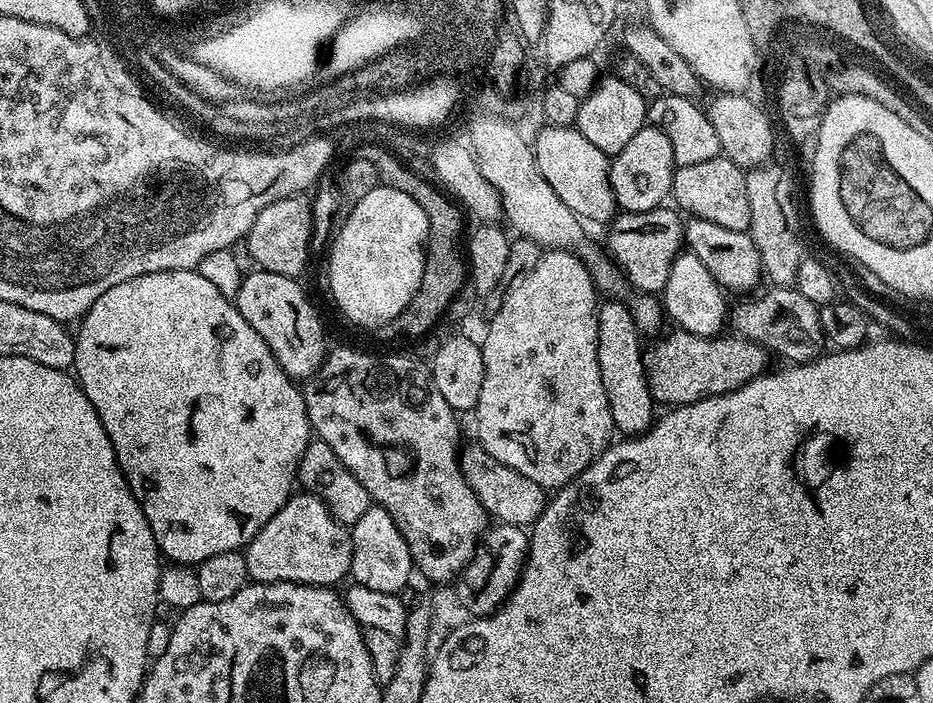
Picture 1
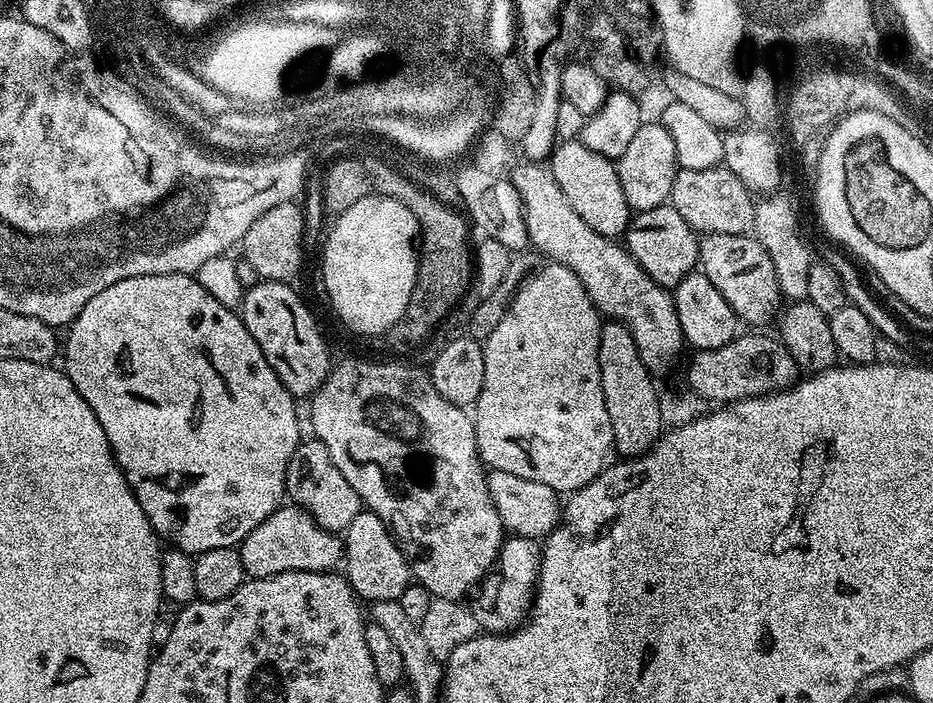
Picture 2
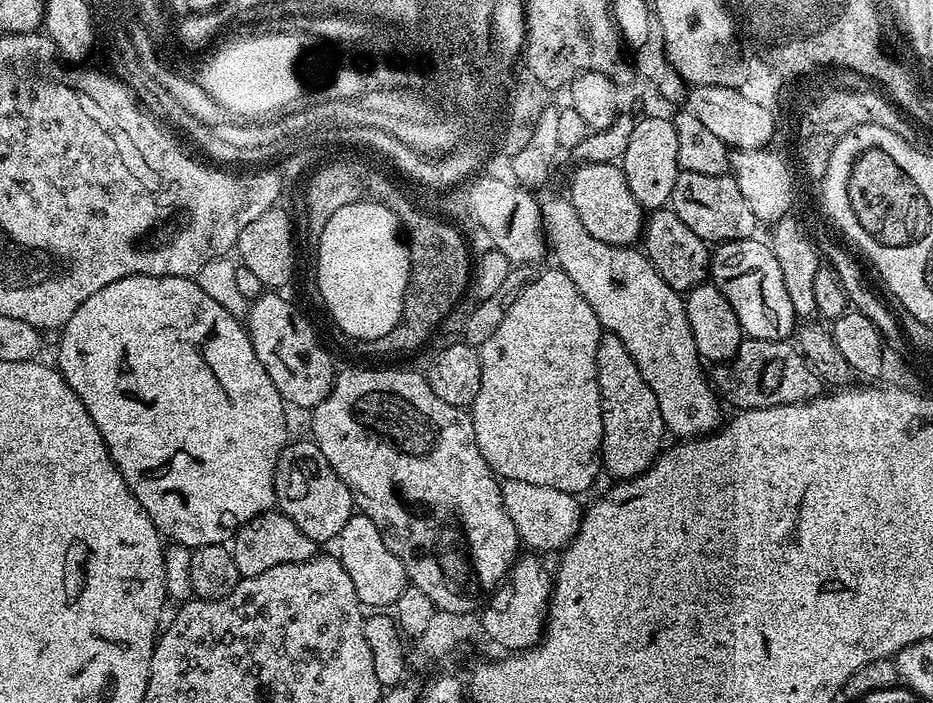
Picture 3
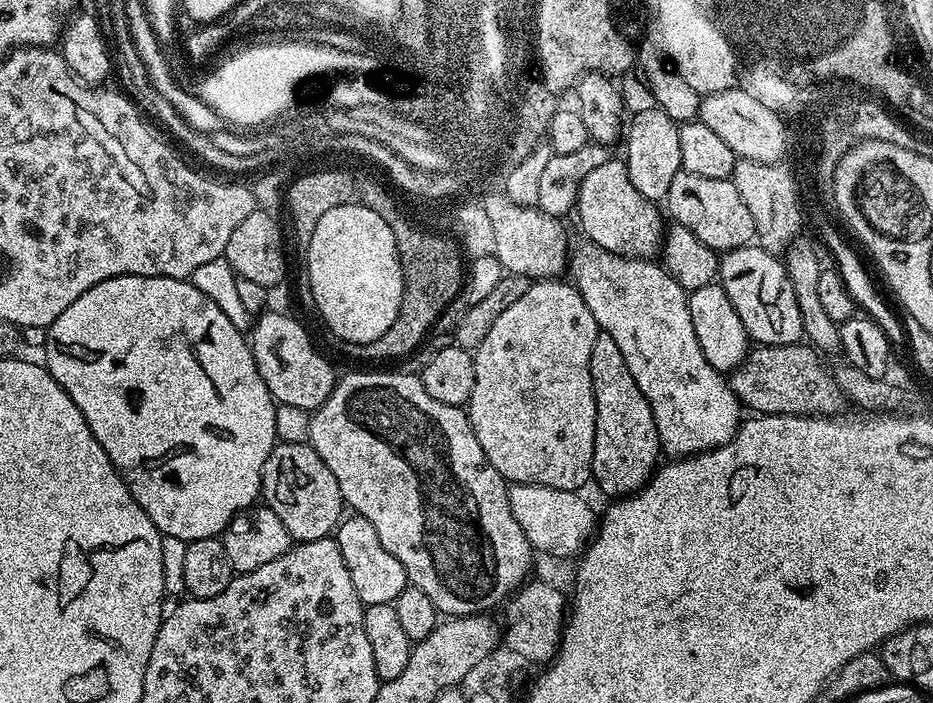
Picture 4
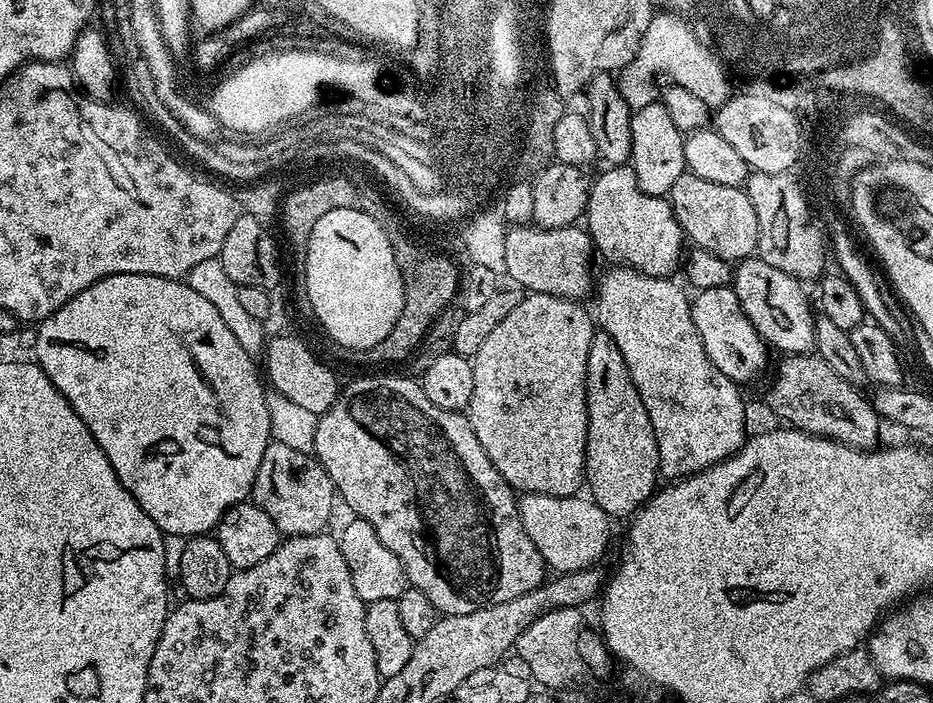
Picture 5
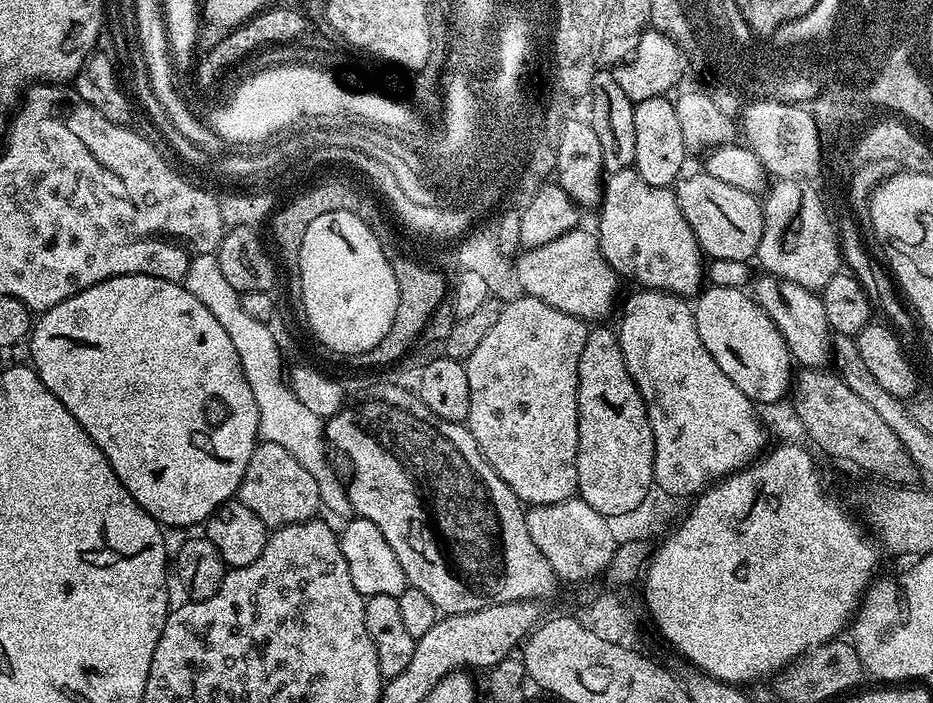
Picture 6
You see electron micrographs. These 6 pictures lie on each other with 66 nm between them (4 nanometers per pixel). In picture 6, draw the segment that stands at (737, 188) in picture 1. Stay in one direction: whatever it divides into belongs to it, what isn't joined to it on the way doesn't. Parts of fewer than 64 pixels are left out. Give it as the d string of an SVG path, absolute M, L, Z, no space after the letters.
M697 170L693 176L688 175L681 175L674 191L690 230L694 230L694 238L700 243L700 251L712 260L734 258L751 261L762 242L764 209L761 201L751 192L738 190L718 178L710 178L706 171Z

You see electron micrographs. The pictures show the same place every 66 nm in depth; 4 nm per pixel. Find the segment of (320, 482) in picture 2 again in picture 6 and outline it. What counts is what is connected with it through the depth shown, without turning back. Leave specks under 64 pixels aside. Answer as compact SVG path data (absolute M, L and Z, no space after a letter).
M278 442L257 443L254 454L250 456L250 466L246 466L246 474L240 483L238 498L248 509L254 510L258 518L262 518L269 530L311 520L322 508L314 474L310 474L294 454L278 446Z

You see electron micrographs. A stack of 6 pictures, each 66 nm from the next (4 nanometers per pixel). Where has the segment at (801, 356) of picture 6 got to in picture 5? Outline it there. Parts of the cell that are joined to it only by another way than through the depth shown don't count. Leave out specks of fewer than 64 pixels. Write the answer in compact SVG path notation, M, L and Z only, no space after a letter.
M759 256L739 261L733 269L732 289L751 324L766 344L785 355L807 355L815 347L813 322L816 314L804 288L801 281L775 269Z

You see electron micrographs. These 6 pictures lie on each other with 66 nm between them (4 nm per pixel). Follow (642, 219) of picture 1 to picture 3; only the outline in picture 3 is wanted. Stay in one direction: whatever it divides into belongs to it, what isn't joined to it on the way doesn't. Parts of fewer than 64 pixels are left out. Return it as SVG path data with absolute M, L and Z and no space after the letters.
M671 207L657 208L647 217L642 233L642 251L658 270L660 277L678 293L686 294L691 288L705 283L709 279L710 248Z

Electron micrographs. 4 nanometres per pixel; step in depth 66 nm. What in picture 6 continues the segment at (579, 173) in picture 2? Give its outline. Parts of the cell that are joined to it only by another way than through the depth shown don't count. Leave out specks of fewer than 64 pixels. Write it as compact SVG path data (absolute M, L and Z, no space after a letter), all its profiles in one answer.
M635 167L618 170L604 181L604 199L600 202L598 215L600 249L617 277L624 279L625 276L640 288L654 288L658 292L672 292L685 298L695 297L701 291L706 280L706 257L700 251L700 243L694 238L694 230L690 230L672 188L659 188L650 186L650 182L642 182Z

